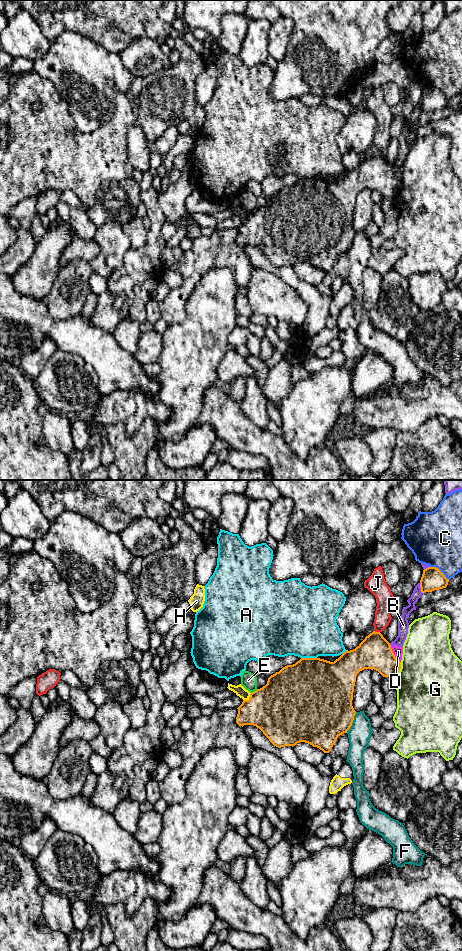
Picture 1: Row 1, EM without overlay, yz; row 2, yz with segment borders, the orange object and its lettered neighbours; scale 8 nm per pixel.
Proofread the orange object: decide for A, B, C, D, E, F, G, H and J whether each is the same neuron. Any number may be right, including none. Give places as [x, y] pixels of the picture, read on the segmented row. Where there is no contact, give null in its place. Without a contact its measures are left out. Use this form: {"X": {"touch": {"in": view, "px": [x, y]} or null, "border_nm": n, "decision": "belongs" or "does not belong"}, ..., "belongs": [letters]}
{"A": {"touch": {"in": "yz", "px": [309, 658]}, "border_nm": 130, "decision": "does not belong"}, "B": {"touch": {"in": "yz", "px": [420, 587]}, "border_nm": 90, "decision": "does not belong"}, "C": {"touch": {"in": "yz", "px": [440, 571]}, "border_nm": 190, "decision": "does not belong"}, "D": {"touch": {"in": "yz", "px": [394, 655]}, "border_nm": 150, "decision": "does not belong"}, "E": {"touch": {"in": "yz", "px": [254, 691]}, "border_nm": 70, "decision": "does not belong"}, "F": {"touch": {"in": "yz", "px": [352, 722]}, "border_nm": 190, "decision": "does not belong"}, "G": {"touch": {"in": "yz", "px": [399, 670]}, "border_nm": 150, "decision": "does not belong"}, "H": {"touch": {"in": "yz", "px": [249, 698]}, "border_nm": 90, "decision": "does not belong"}, "J": {"touch": {"in": "yz", "px": [377, 632]}, "border_nm": 50, "decision": "does not belong"}, "belongs": []}

